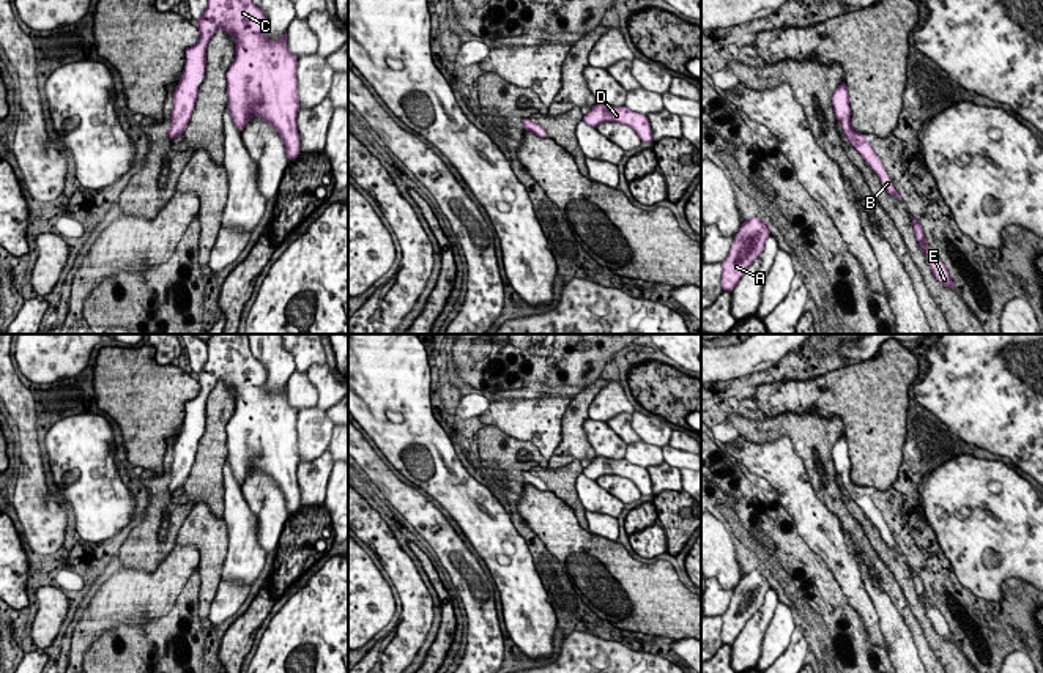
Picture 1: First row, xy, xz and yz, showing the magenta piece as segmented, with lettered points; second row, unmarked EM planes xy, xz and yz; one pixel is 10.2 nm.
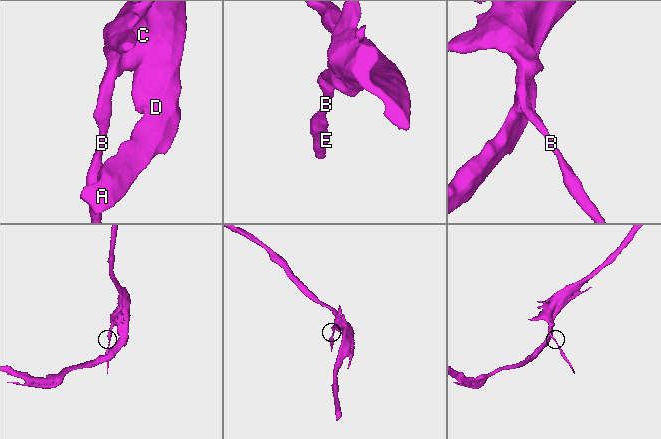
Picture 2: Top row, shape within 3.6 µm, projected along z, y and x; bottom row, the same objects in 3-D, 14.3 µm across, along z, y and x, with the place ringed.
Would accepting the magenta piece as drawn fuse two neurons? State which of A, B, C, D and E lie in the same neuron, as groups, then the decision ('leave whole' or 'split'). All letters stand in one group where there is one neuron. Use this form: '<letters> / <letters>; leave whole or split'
A B C D E; leave whole

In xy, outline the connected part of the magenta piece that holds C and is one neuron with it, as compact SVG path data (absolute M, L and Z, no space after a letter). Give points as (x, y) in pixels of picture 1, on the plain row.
M213 334L206 348L208 359L195 374L200 392L186 402L184 422L173 444L172 479L165 487L175 493L187 481L197 454L199 433L205 432L208 396L219 381L224 381L236 394L235 413L227 424L227 460L235 479L243 485L252 468L262 470L284 493L288 515L295 514L299 508L296 476L299 465L296 421L299 411L288 403L287 385L279 394L265 391L266 370L252 355L247 334Z

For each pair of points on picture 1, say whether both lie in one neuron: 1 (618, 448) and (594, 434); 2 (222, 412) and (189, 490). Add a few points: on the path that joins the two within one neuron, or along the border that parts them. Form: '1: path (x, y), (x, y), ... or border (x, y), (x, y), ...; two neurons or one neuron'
1: path (612, 446), (601, 437); one neuron
2: path (216, 431), (207, 472); one neuron

